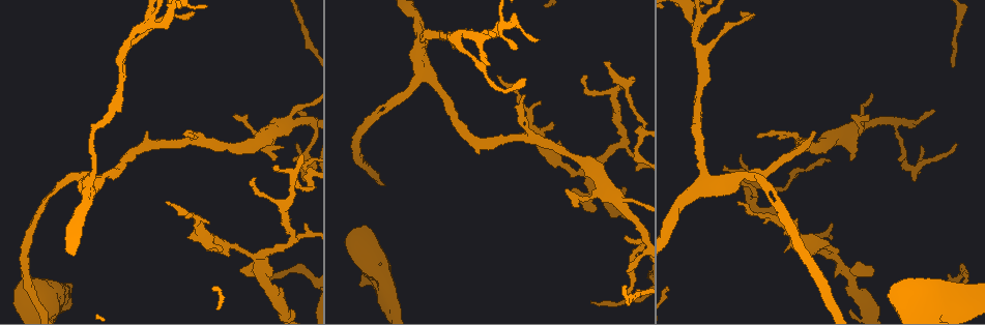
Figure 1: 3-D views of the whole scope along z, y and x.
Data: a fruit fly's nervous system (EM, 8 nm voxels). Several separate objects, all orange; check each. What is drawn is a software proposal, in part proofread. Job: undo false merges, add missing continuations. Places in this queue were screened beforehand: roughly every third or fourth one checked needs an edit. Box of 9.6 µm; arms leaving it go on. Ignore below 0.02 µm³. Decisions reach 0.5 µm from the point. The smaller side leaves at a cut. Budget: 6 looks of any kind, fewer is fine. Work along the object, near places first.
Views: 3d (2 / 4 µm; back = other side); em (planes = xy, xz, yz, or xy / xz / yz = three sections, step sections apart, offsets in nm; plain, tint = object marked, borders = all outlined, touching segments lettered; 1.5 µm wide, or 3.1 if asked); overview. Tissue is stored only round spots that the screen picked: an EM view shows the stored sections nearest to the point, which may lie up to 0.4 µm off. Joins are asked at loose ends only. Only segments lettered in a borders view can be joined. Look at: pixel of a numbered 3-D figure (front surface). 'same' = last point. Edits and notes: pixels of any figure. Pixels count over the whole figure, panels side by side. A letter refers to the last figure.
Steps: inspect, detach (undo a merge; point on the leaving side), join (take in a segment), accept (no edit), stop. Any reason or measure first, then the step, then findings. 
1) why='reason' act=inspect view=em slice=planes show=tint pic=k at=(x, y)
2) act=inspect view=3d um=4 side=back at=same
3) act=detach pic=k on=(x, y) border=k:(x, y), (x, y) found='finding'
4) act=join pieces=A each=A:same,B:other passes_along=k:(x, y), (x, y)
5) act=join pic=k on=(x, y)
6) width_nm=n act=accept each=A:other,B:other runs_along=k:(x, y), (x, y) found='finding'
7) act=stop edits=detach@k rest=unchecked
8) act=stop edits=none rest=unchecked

why='tapers out' act=inspect view=3d um=4 pic=1 at=(298, 144)

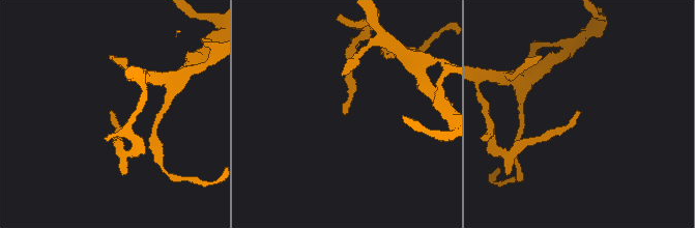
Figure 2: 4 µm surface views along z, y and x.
why='need the tissue' act=inspect view=em slice=planes show=plain pic=2 at=(342, 111)

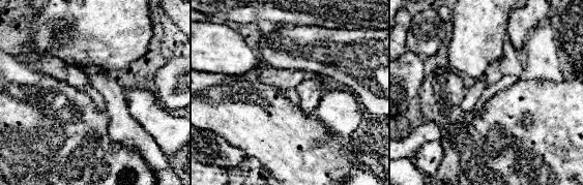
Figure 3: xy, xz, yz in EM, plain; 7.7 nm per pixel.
act=inspect view=em slice=planes show=borders at=same

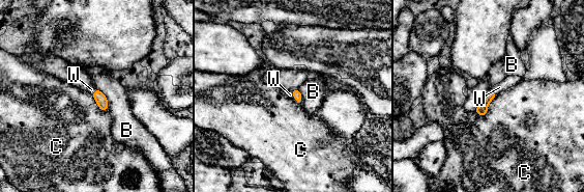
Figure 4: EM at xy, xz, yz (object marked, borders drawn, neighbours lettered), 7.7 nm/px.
act=join pieces=W each=B:other,C:other,W:same passes_along=4:(482, 109), (493, 91), (509, 81) found='it goes on there'

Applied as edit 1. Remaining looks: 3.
why='branch point' act=inspect view=em slice=yz step=4 show=borders pic=1 at=(290, 241)

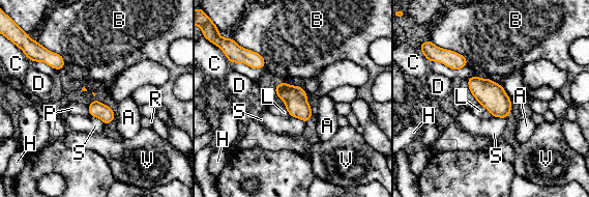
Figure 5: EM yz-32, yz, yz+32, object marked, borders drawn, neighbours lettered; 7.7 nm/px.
width_nm=120 longest_contact=B:220nm act=accept each=A:other,B:other,C:other,D:other,H:other,L:other,P:other,R:other,S:other,V:other found='all the same cell'

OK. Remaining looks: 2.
act=stop edits=join@4 rest=unchecked

